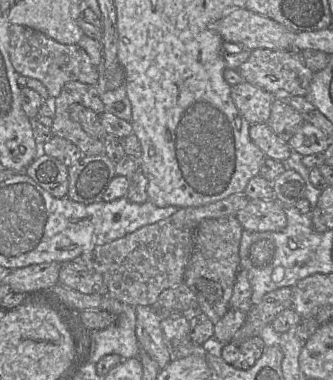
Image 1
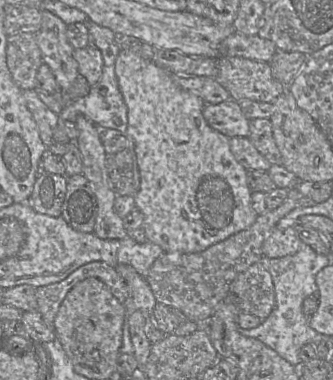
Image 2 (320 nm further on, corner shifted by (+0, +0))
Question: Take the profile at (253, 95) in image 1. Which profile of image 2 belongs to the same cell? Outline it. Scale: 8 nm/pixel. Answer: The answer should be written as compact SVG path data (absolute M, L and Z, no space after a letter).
M234 99L219 104L206 104L203 116L211 128L229 138L249 136L250 120Z

